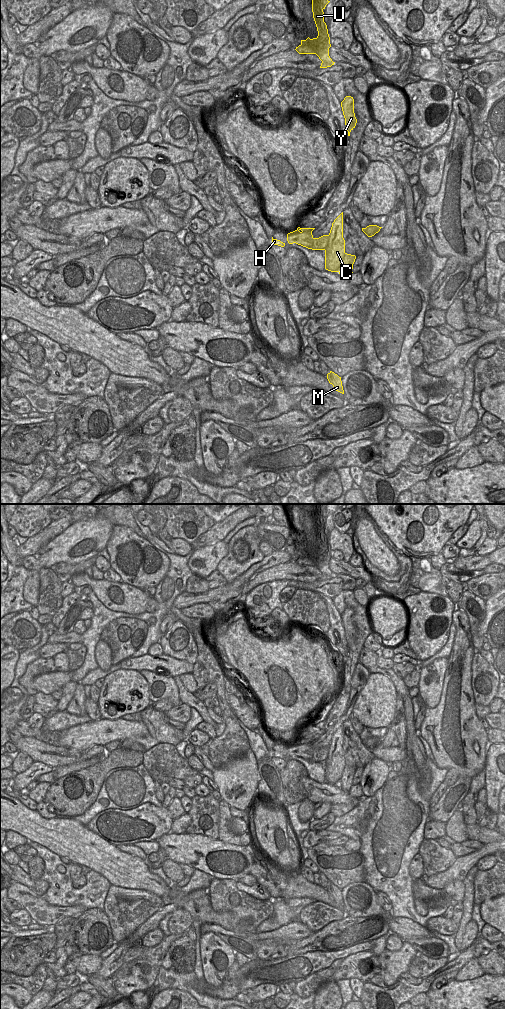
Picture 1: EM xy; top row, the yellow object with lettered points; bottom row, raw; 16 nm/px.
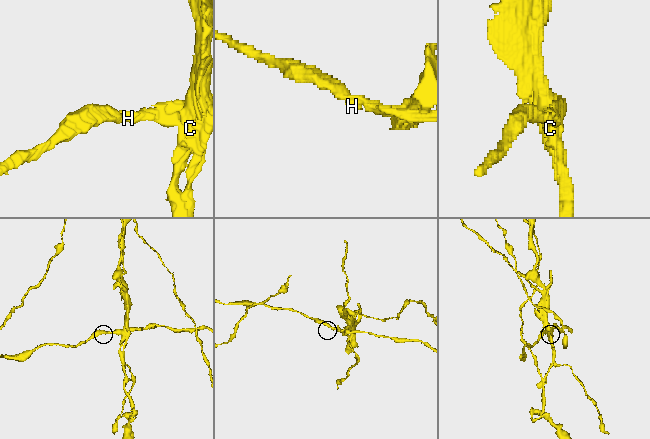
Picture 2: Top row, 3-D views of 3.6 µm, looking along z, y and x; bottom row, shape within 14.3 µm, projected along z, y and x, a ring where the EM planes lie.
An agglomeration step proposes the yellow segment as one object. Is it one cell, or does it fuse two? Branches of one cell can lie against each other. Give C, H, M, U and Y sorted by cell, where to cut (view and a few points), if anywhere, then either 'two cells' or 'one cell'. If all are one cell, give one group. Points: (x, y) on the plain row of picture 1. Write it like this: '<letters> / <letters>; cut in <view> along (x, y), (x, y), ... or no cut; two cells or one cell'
C M U Y / H; cut in xy along (329, 747), (329, 753), (324, 761); two cells

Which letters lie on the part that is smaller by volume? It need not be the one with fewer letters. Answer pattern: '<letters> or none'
H

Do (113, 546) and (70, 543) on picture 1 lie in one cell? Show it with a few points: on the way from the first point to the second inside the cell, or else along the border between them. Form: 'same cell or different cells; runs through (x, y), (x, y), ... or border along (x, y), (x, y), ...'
different cells; border along (113, 526), (105, 547)

